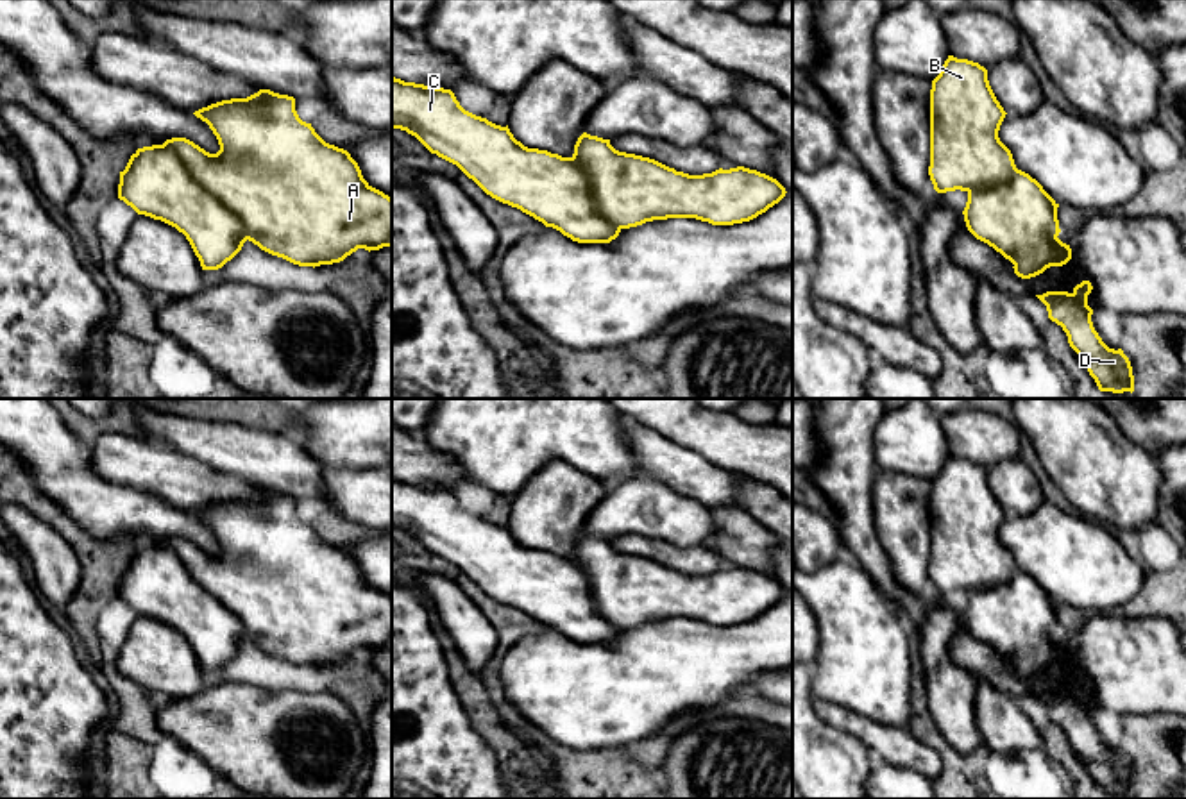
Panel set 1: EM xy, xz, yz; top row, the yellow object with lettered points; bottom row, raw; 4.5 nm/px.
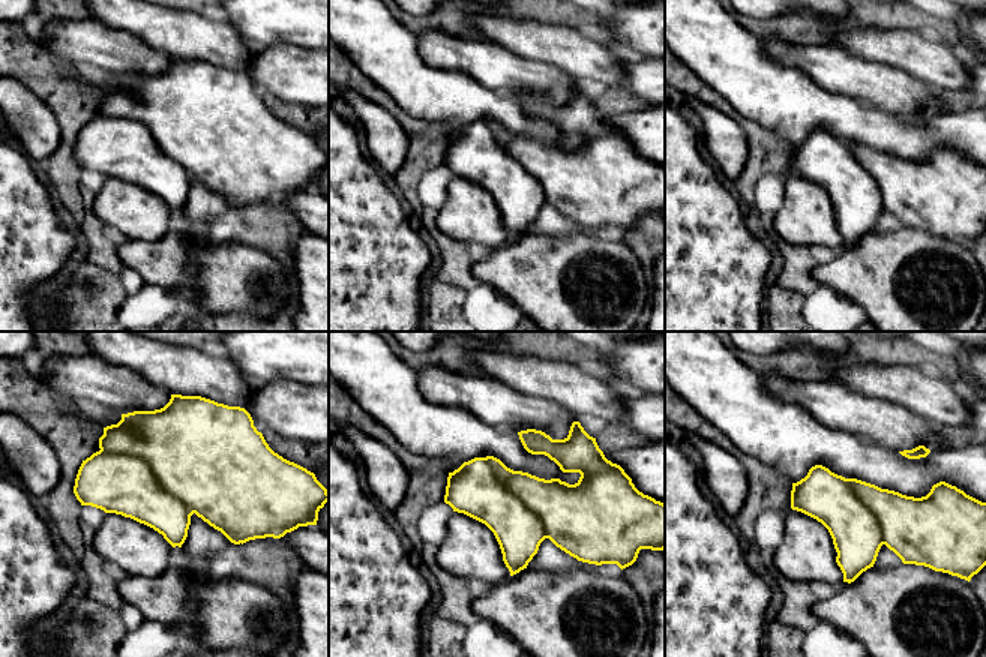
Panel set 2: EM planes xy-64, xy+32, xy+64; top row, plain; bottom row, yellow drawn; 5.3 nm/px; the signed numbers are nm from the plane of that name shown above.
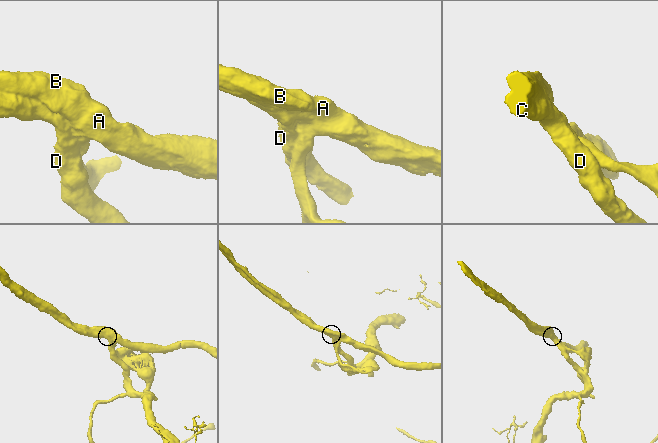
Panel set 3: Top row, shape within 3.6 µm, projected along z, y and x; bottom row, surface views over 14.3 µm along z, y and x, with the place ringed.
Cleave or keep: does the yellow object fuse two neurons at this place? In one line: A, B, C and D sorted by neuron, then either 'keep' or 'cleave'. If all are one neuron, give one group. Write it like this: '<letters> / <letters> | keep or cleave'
A B / C D | cleave

